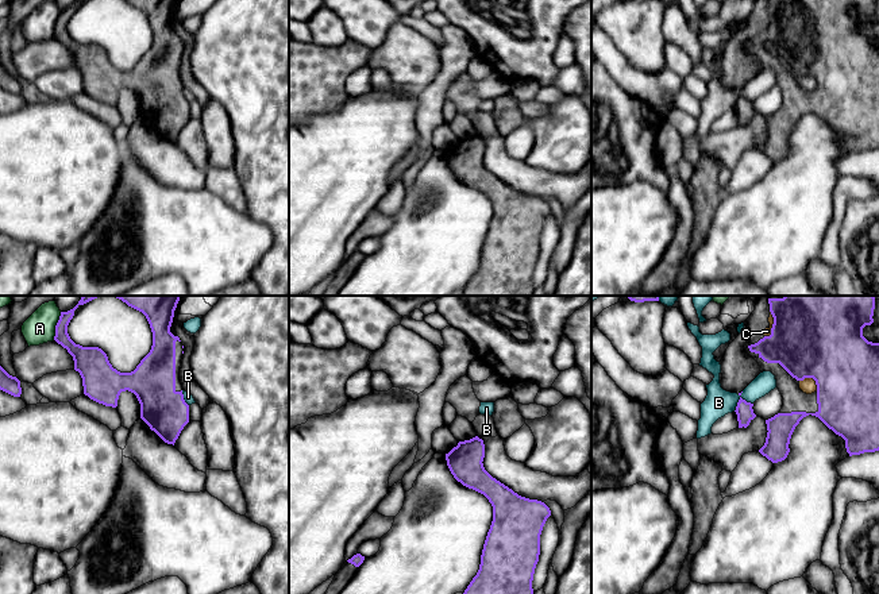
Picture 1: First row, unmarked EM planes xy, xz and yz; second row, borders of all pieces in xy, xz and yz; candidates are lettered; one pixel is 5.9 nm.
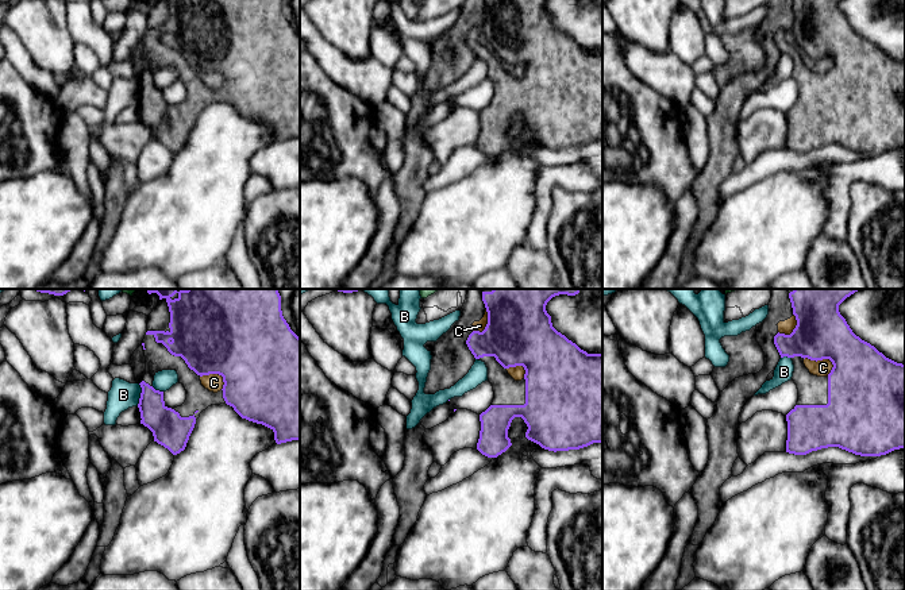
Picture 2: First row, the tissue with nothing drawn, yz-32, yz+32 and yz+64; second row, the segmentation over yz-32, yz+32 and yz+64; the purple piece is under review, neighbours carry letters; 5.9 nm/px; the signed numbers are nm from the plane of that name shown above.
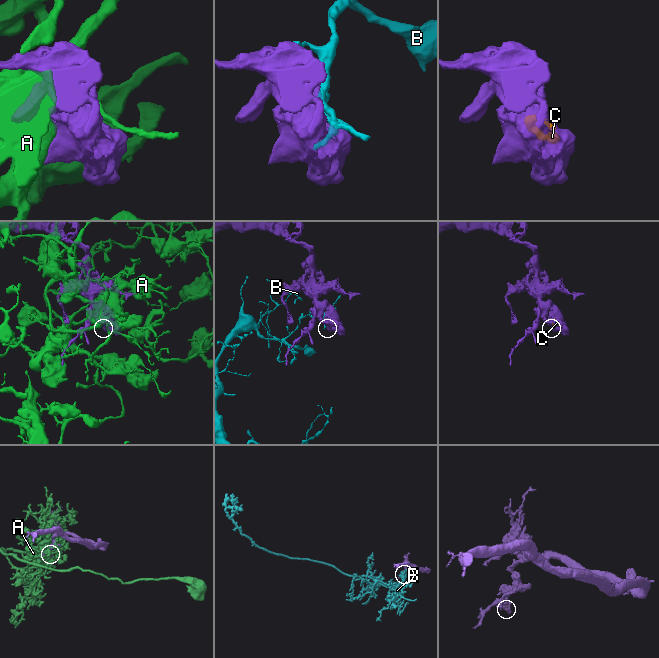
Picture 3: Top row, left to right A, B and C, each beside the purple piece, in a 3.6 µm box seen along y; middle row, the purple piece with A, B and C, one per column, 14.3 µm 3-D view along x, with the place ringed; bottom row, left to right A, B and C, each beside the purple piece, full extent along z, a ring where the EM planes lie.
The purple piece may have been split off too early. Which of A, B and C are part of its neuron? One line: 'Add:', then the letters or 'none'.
Add: none

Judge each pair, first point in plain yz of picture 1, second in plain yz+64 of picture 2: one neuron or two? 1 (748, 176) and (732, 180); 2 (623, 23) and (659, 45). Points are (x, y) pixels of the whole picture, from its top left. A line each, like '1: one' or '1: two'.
1: one
2: one

